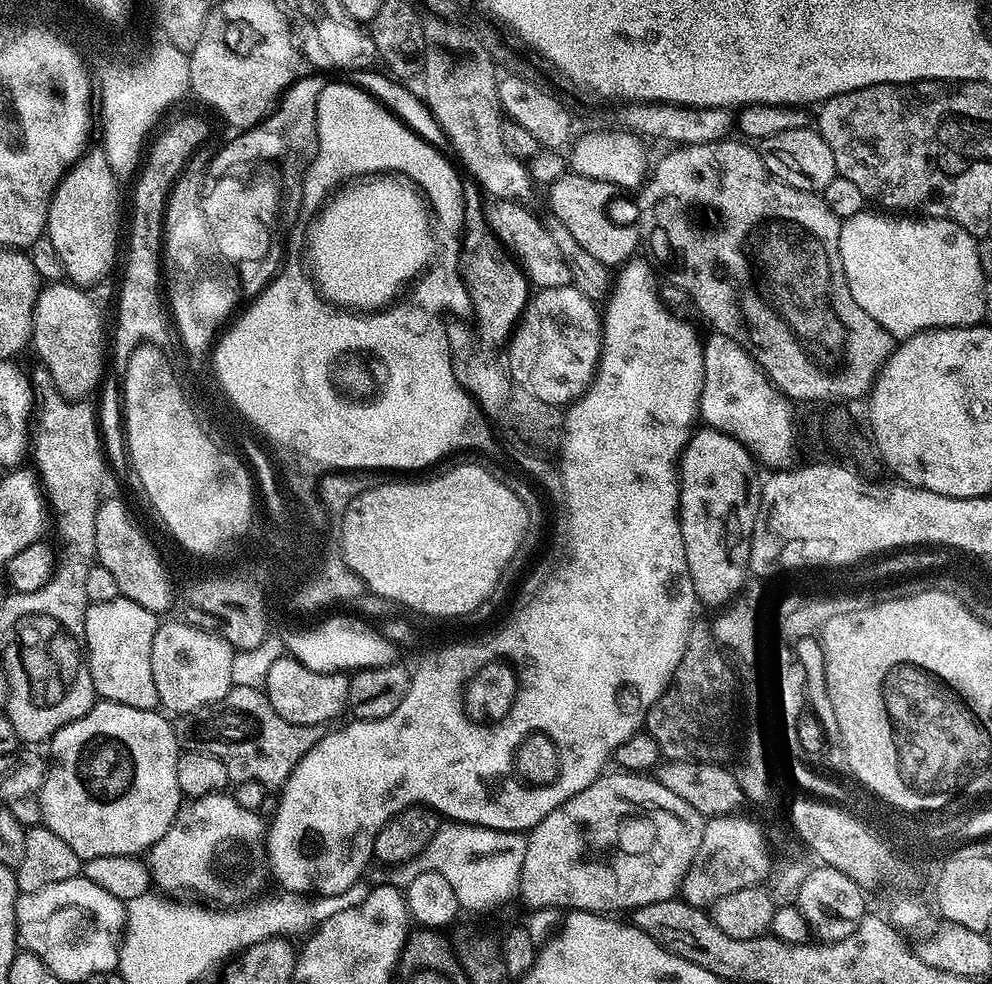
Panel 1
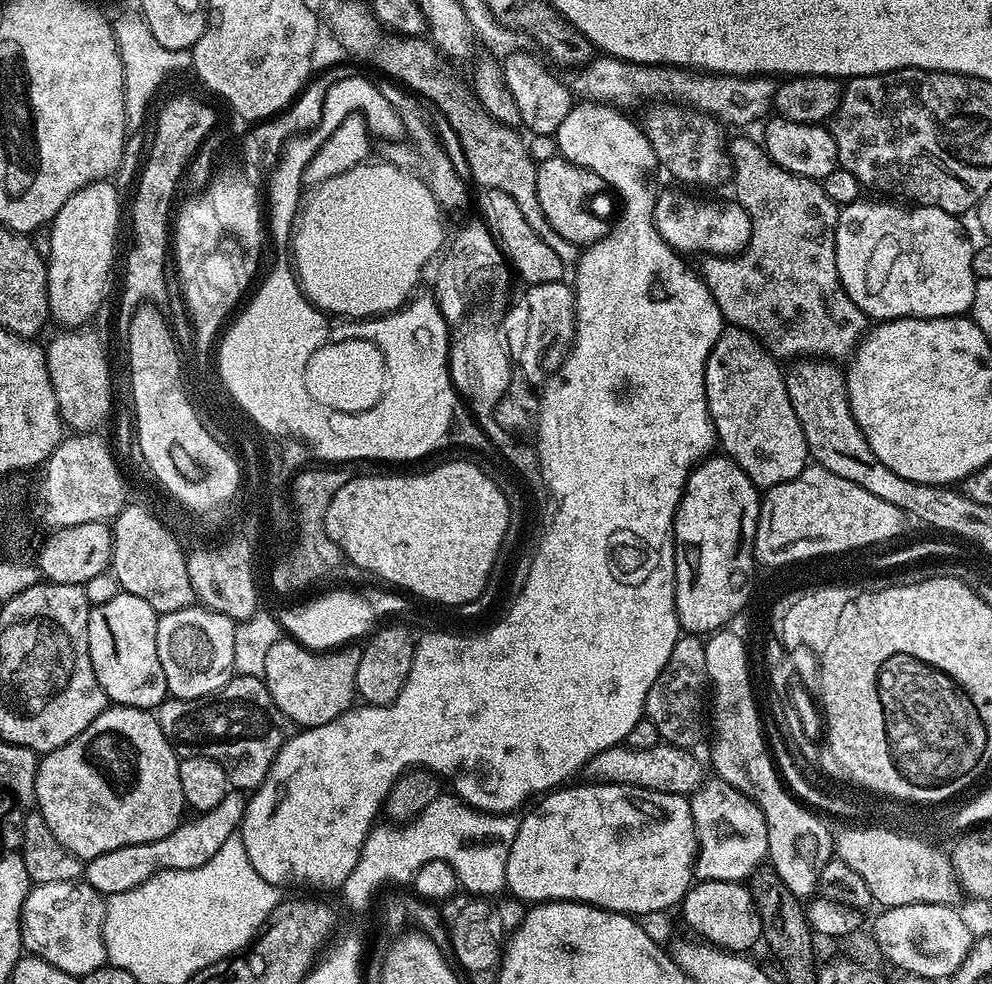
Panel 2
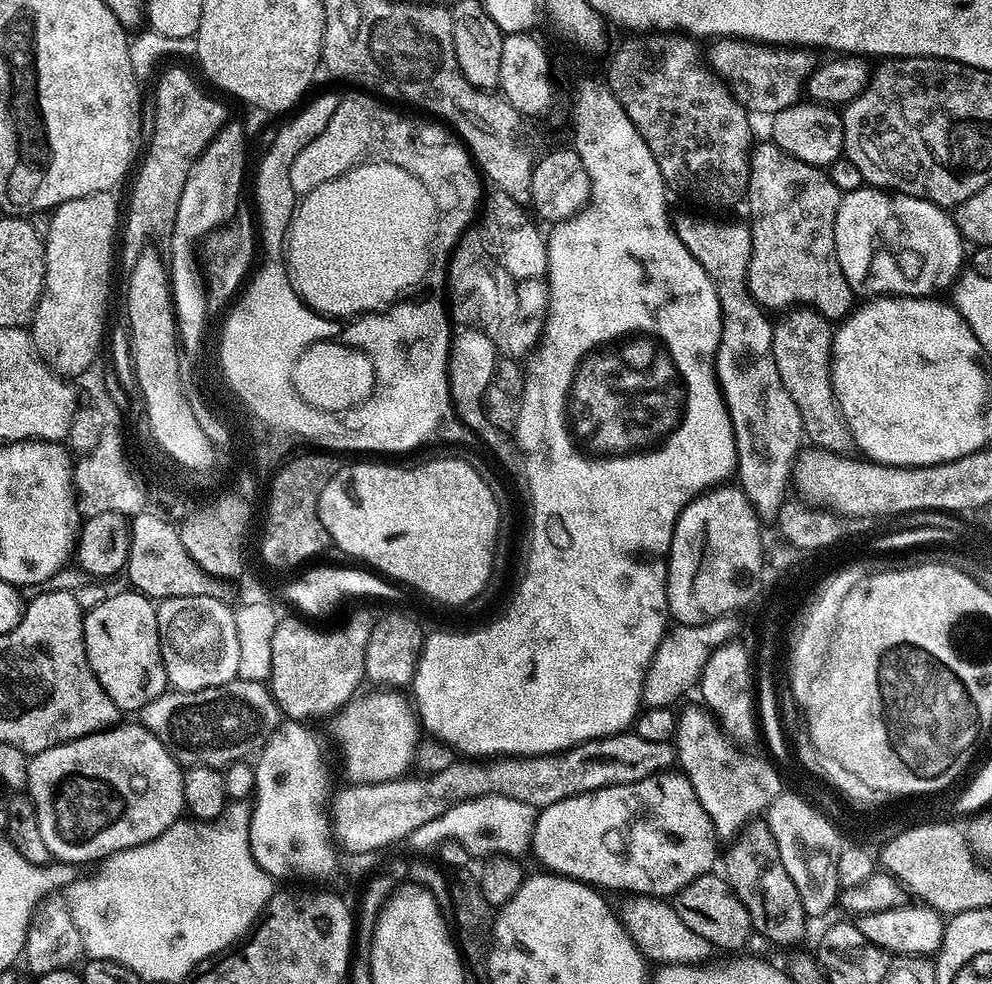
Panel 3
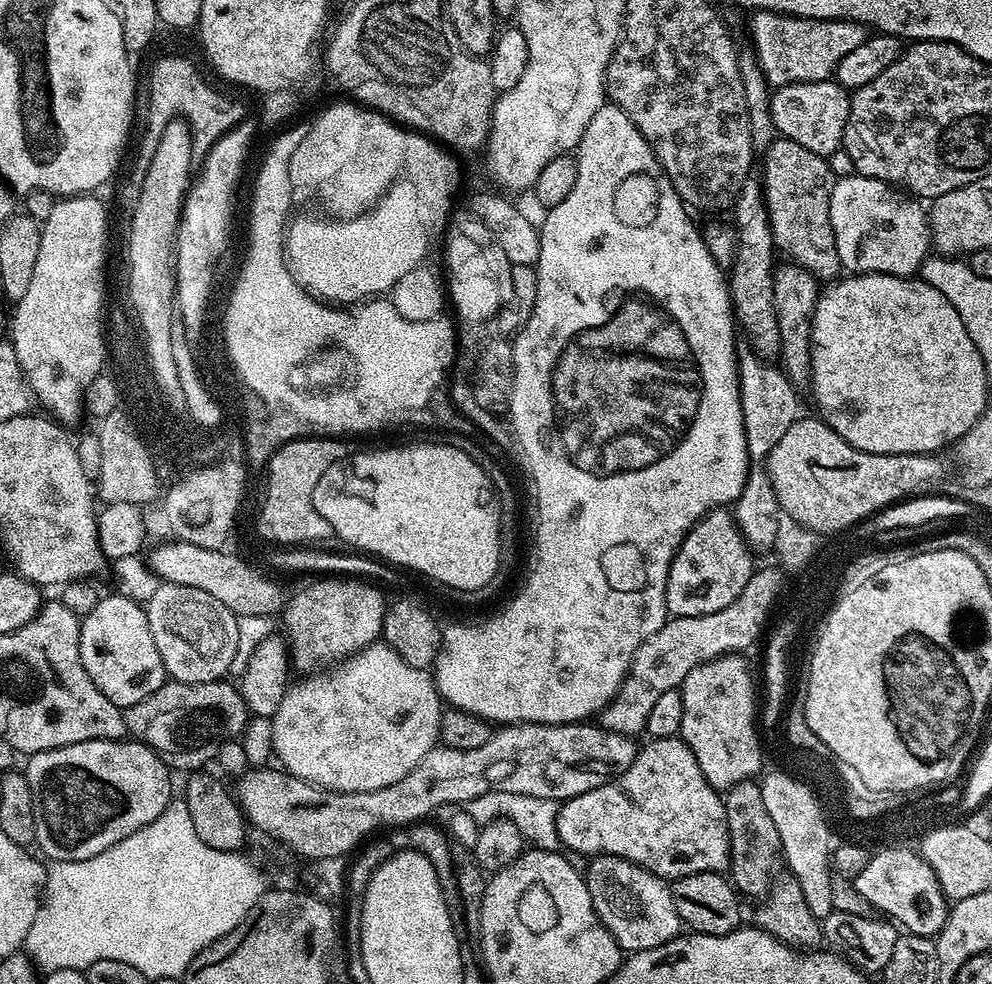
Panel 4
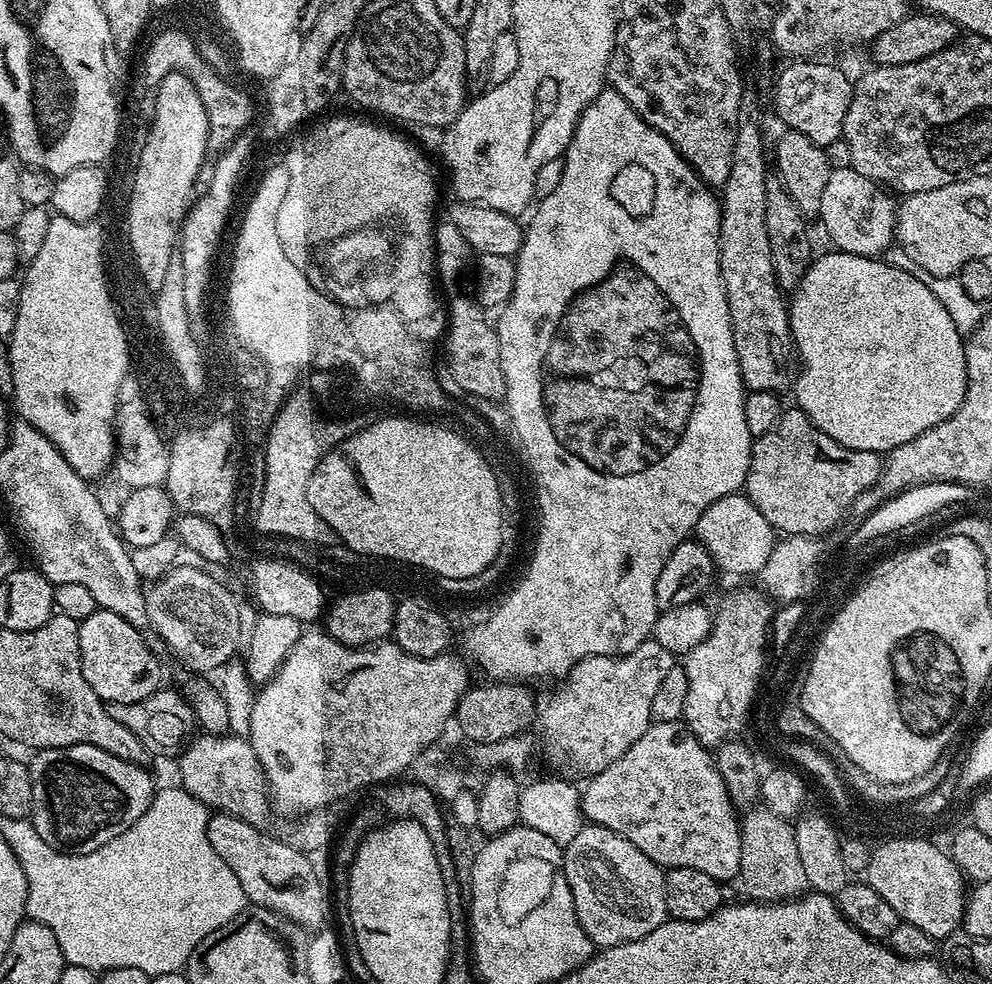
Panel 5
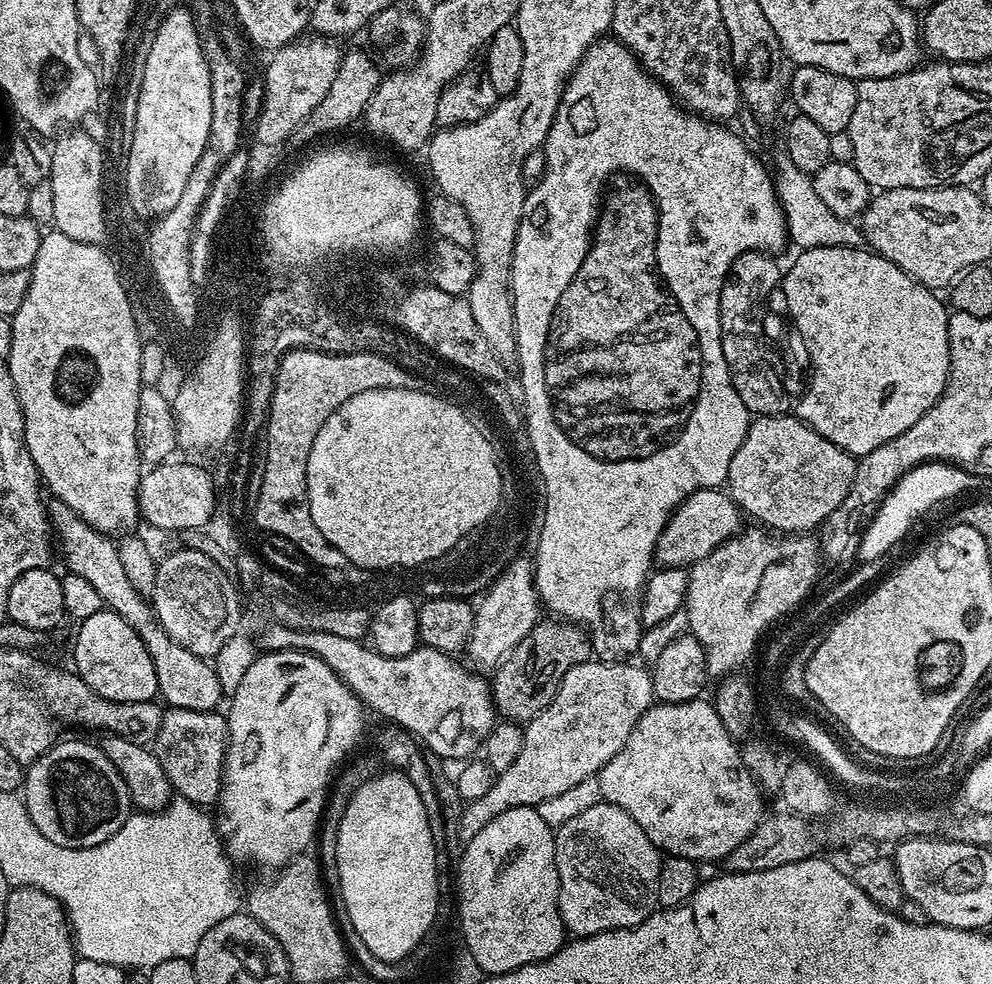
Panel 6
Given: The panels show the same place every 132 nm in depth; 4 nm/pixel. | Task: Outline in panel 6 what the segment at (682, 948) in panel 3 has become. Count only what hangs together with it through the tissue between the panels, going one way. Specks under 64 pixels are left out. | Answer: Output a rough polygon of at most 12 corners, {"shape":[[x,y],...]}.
{"shape":[[618,806],[557,827],[573,937],[636,928],[662,853]]}

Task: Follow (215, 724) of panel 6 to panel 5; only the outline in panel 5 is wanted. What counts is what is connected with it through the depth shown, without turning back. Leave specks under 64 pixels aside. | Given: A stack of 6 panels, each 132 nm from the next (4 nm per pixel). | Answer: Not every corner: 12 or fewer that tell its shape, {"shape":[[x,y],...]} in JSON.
{"shape":[[193,735],[179,787],[267,825],[268,780],[243,735]]}

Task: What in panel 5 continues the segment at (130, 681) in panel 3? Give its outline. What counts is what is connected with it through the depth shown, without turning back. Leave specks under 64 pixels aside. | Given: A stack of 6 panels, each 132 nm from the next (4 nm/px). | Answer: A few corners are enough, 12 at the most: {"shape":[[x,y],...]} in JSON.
{"shape":[[98,610],[80,621],[82,674],[107,705],[161,687],[145,633]]}

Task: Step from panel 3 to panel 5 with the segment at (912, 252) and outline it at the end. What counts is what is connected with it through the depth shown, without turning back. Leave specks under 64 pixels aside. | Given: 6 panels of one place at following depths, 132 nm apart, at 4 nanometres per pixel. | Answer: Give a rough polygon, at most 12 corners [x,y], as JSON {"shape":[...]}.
{"shape":[[832,169],[818,218],[839,251],[877,258],[898,211],[881,185]]}

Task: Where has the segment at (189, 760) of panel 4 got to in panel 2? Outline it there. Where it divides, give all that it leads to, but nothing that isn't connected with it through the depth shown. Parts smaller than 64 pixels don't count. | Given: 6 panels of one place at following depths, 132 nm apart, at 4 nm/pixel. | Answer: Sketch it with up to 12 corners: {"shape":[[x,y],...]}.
{"shape":[[263,679],[165,699],[177,757],[214,758],[259,788],[290,732]]}

